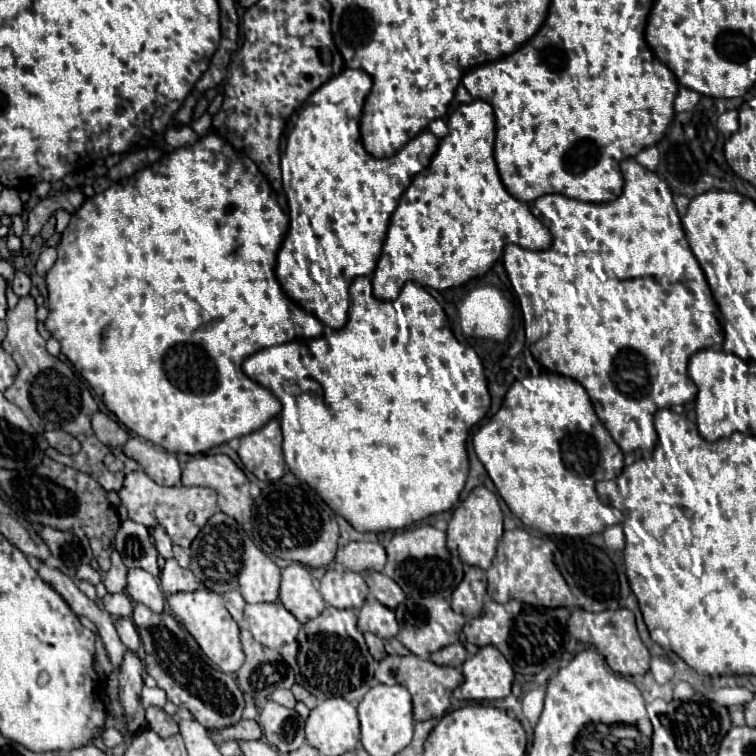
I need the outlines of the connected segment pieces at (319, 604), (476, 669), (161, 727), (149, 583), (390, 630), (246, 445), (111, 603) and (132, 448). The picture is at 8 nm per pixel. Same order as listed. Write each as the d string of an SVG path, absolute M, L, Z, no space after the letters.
M291 564L283 570L279 600L301 624L319 616L325 608L321 594L313 586L311 574L303 564Z
M493 646L481 648L463 664L465 682L453 692L459 700L499 700L511 694L513 668Z
M149 706L145 718L149 722L149 728L153 728L161 738L167 738L167 736L173 736L179 732L179 726L173 720L173 716L165 714L165 710L161 710L157 706Z
M131 568L129 570L127 592L135 602L145 604L147 608L151 608L157 614L161 614L163 608L165 608L165 594L161 592L159 578L151 576L149 572L145 572L141 568Z
M369 596L365 606L359 610L359 624L361 632L373 632L381 638L393 638L399 632L399 624L395 620L395 612L385 608L379 600Z
M273 418L263 428L243 436L237 454L243 466L259 480L279 480L285 474L281 442L281 426L279 420Z
M123 592L119 594L105 594L103 596L103 606L109 614L121 618L121 616L131 616L133 612L133 604L129 600L129 596L125 596Z
M129 438L123 452L127 458L133 458L153 482L165 486L177 486L181 482L181 468L175 454L159 450L139 438Z

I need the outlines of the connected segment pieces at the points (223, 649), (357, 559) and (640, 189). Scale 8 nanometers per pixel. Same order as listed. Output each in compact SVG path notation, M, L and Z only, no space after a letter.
M199 588L195 592L177 592L177 594L167 596L167 604L169 604L173 616L197 640L197 644L207 654L207 658L211 658L223 672L233 674L241 668L241 664L245 660L245 654L243 654L241 642L239 642L239 626L231 618L231 614L227 612L227 608L223 604L223 598L219 594L215 594L207 588Z
M349 542L347 546L337 550L337 562L351 572L381 572L385 560L385 548L379 542Z
M625 158L621 172L625 176L623 194L609 204L581 202L561 194L537 198L533 214L553 232L553 246L535 252L507 244L503 262L519 301L533 358L549 372L577 380L587 390L599 420L619 448L635 452L653 450L657 444L653 414L655 410L672 407L667 406L669 388L665 384L677 384L677 380L685 384L685 372L661 376L661 372L653 372L653 364L669 360L665 356L669 340L677 340L677 344L697 340L693 352L721 346L724 317L719 314L705 274L687 244L669 186L655 172L637 164L635 158Z

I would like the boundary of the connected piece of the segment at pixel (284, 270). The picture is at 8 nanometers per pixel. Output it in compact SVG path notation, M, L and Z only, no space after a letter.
M347 68L325 82L307 98L303 104L305 108L301 106L295 128L287 136L287 148L280 161L282 185L289 208L289 230L277 256L277 280L293 302L333 330L339 330L347 322L349 286L353 278L369 276L375 270L389 228L389 218L397 208L401 194L411 184L413 176L429 166L429 160L433 158L439 144L439 140L429 130L425 130L409 140L393 158L373 158L369 152L365 152L359 136L359 120L369 90L371 76L353 68Z

